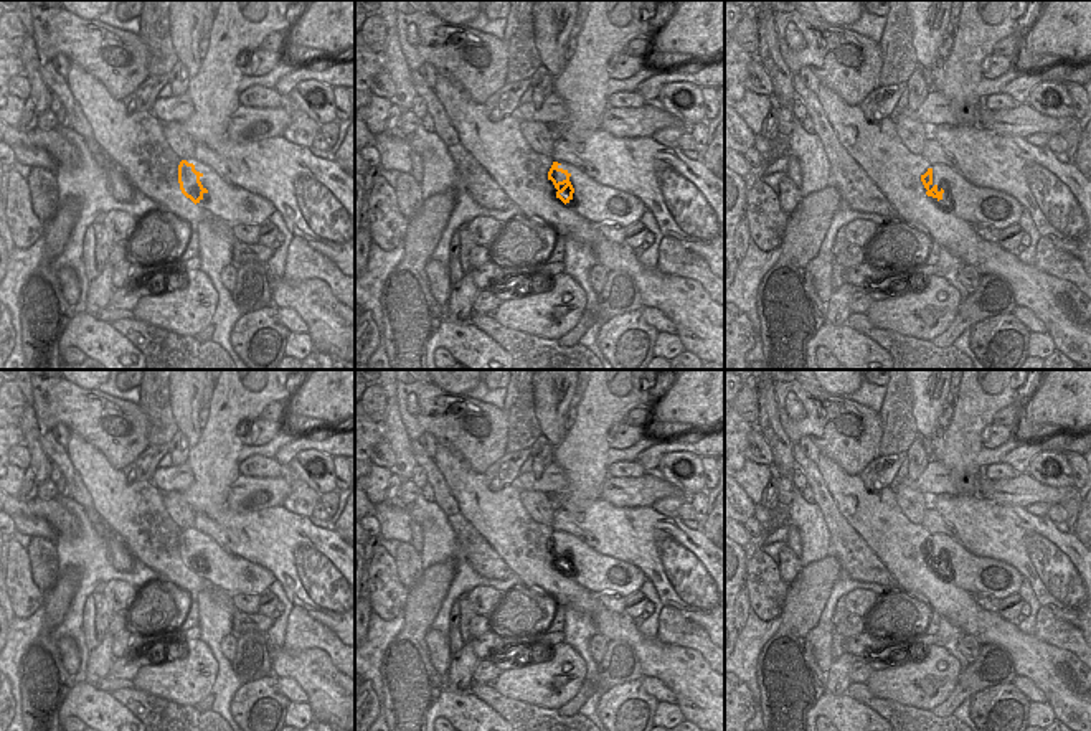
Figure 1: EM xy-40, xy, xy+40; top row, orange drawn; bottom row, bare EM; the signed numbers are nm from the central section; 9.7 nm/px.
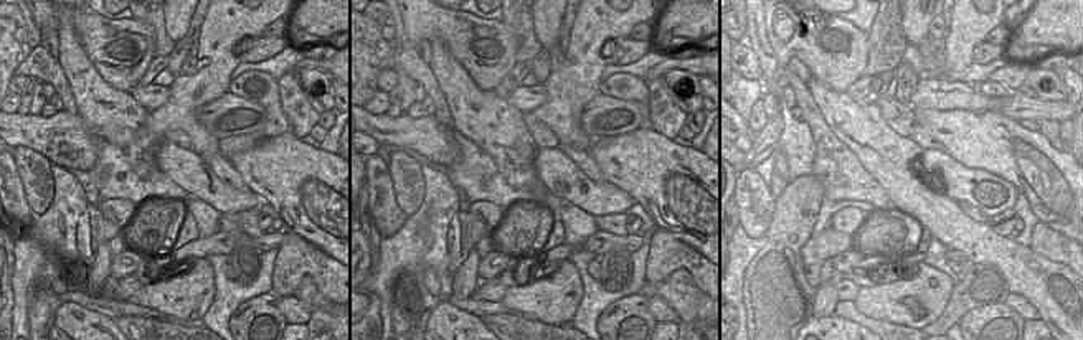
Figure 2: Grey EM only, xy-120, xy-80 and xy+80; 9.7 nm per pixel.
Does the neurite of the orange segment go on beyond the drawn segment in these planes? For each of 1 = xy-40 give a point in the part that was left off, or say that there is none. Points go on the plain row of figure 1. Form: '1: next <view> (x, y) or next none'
1: next xy-40 (225, 571)

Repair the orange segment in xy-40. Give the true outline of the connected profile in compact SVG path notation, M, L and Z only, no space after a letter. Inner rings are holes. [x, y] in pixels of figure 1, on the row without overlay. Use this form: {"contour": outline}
{"contour": "M195 528L180 531L178 553L187 568L229 594L261 596L276 581L269 569L226 553L215 540Z"}

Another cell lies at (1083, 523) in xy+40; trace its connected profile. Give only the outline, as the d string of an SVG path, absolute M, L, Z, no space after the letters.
M1091 490L1079 505L1079 515L1073 533L1091 551Z

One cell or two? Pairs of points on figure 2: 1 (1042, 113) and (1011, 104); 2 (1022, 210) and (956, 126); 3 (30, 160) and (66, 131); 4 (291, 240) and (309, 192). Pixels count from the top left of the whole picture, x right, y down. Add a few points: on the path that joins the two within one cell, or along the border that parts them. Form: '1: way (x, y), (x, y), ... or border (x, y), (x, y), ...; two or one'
1: way (1034, 109), (1019, 106); one
2: border (1019, 192), (1039, 220); two
3: border (17, 146), (27, 146), (50, 160); two
4: border (284, 228), (289, 228), (326, 253); two

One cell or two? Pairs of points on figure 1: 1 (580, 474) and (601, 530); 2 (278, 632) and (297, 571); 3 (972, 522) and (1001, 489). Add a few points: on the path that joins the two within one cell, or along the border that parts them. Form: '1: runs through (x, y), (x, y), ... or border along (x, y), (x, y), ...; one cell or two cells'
1: border along (599, 497), (581, 512), (571, 514); two cells
2: border along (276, 580), (292, 606); two cells
3: border along (981, 497), (1024, 509); two cells

